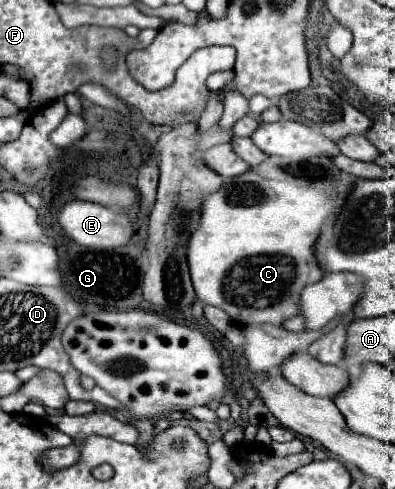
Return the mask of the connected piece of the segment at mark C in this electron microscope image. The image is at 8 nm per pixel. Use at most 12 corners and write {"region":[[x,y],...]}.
{"region":[[256,172],[206,196],[188,262],[234,324],[324,276],[330,198]]}

